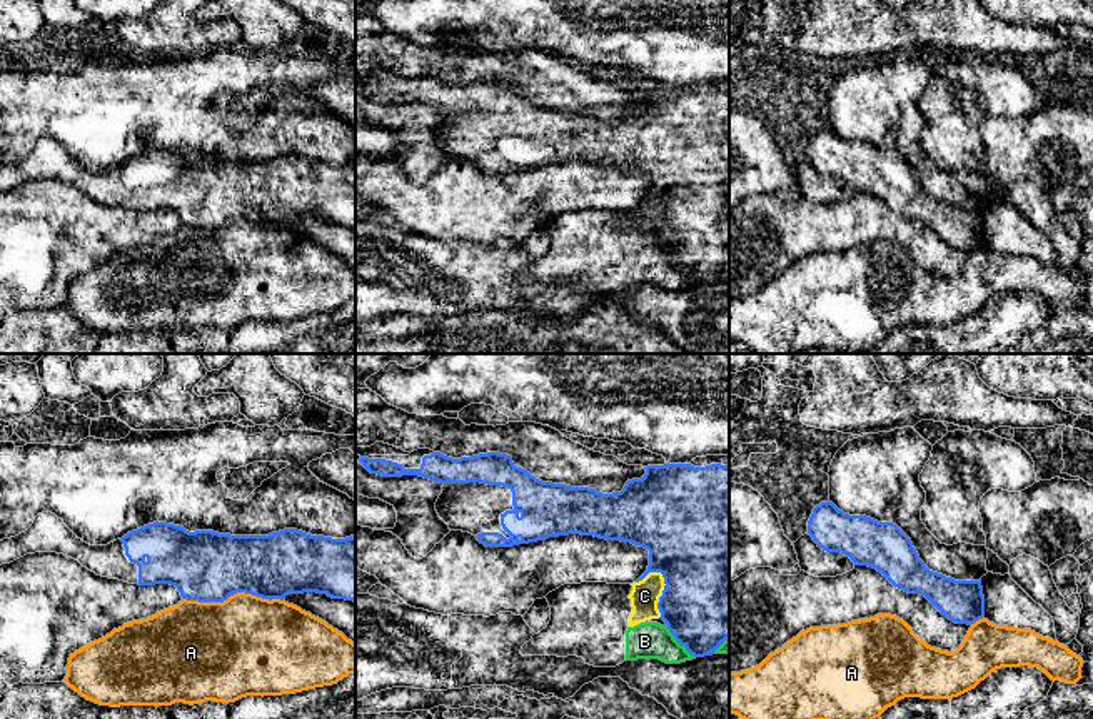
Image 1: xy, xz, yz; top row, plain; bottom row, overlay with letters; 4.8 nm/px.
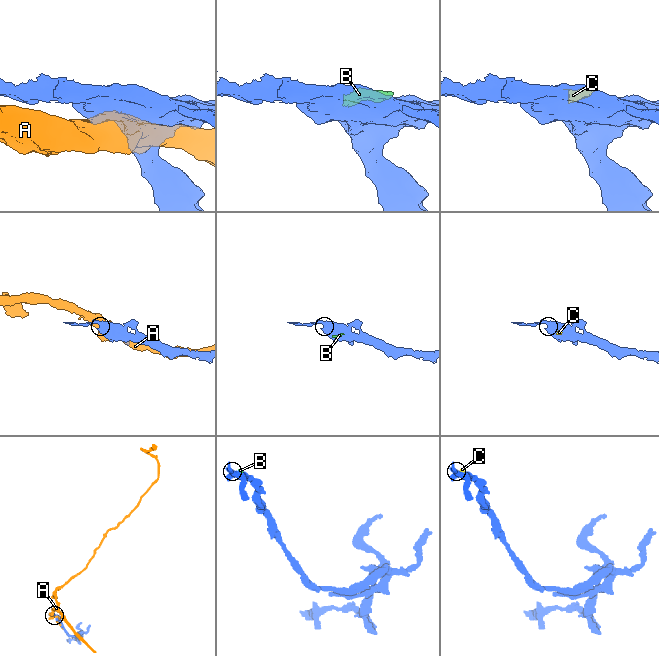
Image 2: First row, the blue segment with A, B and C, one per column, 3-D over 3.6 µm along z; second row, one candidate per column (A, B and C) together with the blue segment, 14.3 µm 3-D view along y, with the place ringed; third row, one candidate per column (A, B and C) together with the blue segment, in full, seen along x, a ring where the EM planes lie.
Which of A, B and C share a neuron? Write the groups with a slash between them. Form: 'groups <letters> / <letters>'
groups A / B C

